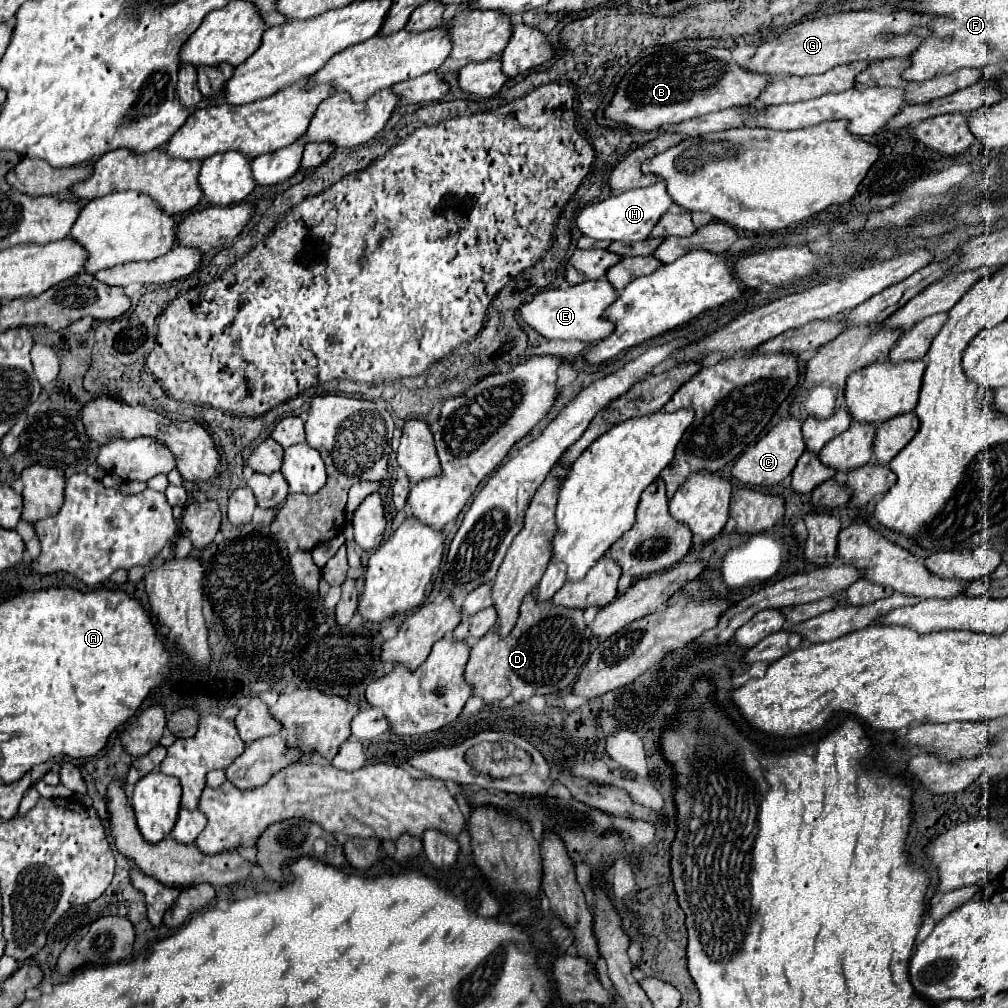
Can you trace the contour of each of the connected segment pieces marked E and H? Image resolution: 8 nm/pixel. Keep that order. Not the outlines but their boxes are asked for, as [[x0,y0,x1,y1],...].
[[518,279,616,343],[576,181,672,241]]

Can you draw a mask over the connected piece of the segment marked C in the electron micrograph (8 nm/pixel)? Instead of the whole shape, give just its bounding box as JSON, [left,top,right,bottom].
[732,417,806,489]

